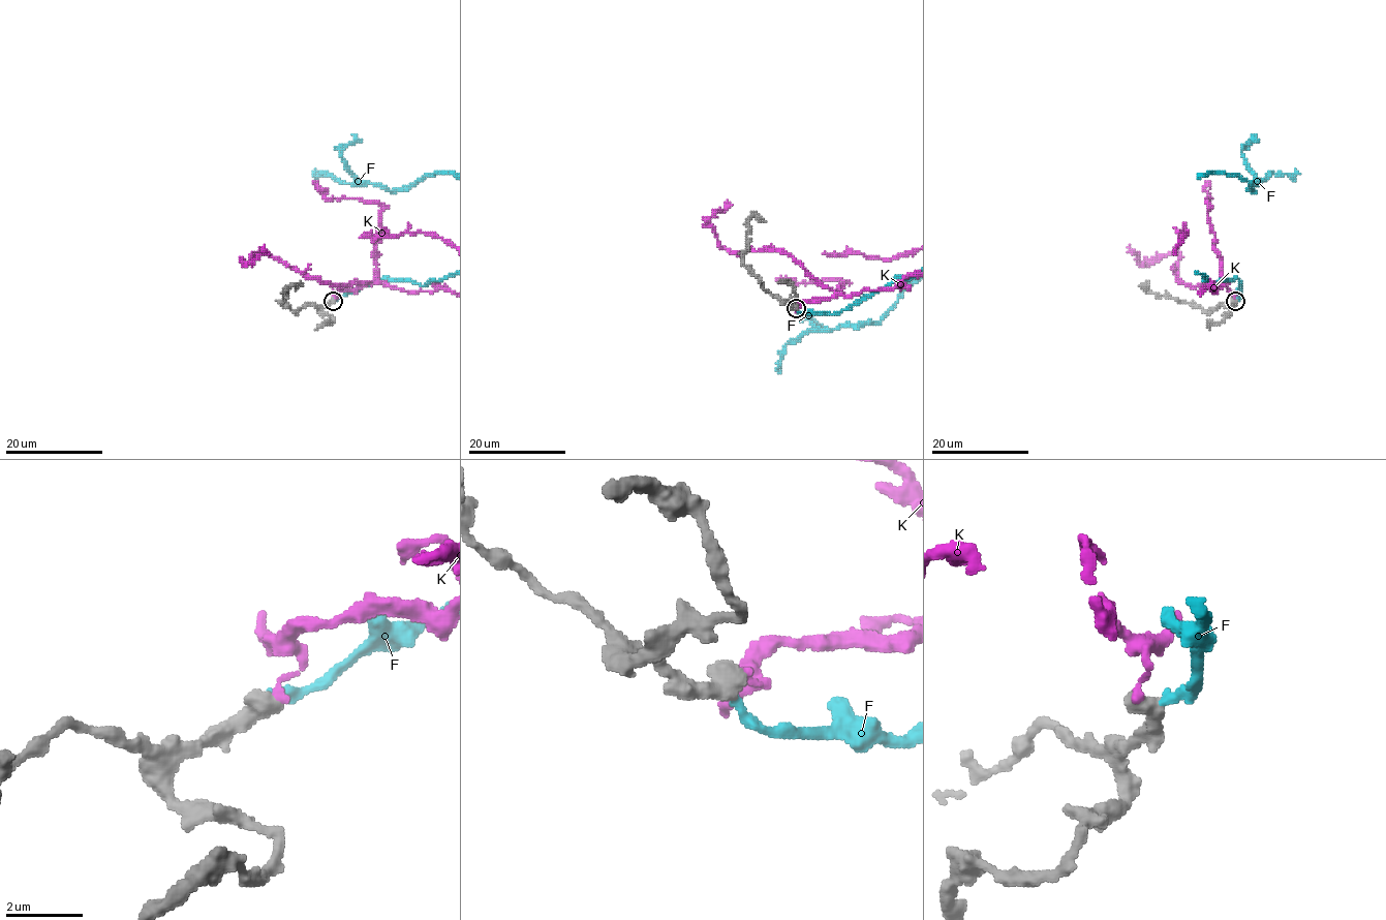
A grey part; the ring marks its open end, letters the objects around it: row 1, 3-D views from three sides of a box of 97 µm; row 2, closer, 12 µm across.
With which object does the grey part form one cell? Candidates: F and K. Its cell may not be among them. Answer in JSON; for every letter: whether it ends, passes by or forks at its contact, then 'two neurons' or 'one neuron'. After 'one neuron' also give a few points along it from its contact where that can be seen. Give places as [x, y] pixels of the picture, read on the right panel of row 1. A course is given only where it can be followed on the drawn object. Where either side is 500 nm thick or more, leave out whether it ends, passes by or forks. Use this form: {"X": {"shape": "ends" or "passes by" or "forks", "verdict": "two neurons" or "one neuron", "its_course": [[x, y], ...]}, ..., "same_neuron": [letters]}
{"F": {"verdict": "one neuron"}, "K": {"verdict": "two neurons"}, "same_neuron": ["F"]}

